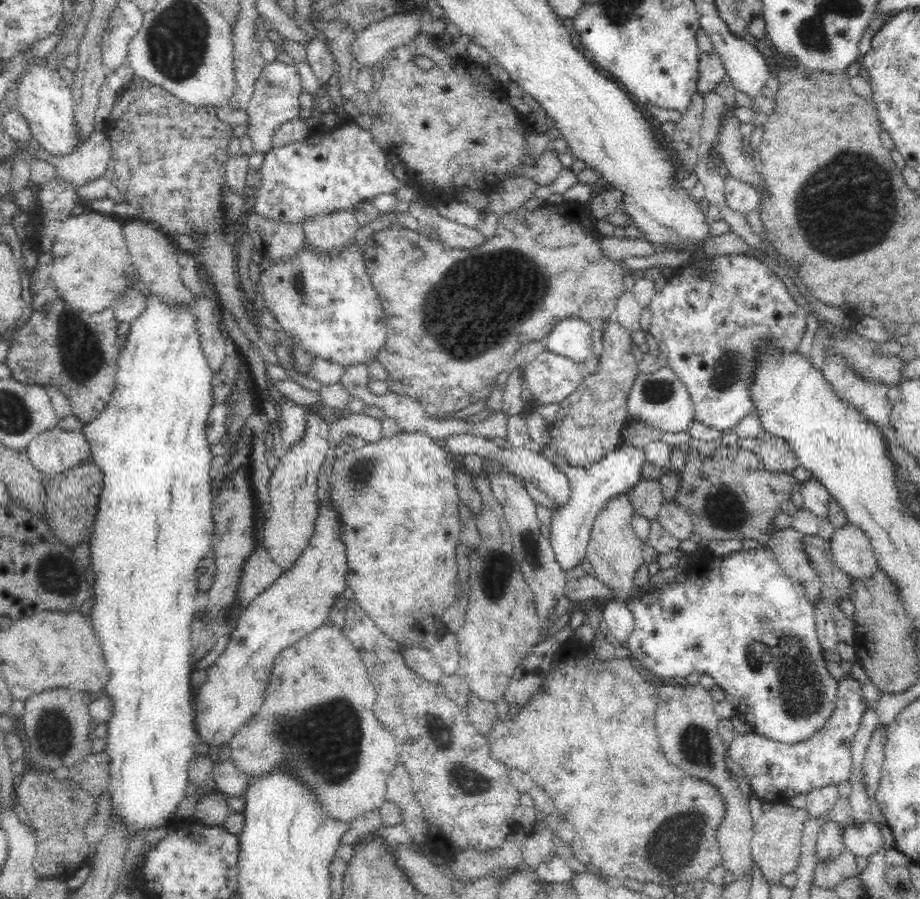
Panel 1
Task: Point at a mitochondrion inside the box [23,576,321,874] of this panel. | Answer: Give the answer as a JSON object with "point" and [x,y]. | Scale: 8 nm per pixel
{"point":[55,732]}

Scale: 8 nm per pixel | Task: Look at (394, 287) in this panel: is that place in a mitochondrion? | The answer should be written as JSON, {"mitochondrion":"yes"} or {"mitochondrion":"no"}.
{"mitochondrion":"no"}

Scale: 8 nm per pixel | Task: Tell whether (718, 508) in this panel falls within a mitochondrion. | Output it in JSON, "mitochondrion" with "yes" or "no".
{"mitochondrion":"yes"}

